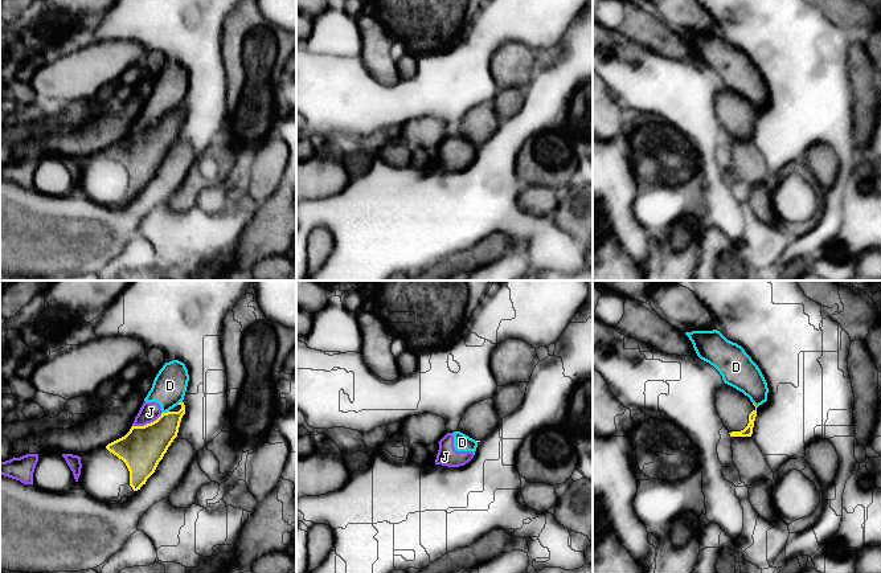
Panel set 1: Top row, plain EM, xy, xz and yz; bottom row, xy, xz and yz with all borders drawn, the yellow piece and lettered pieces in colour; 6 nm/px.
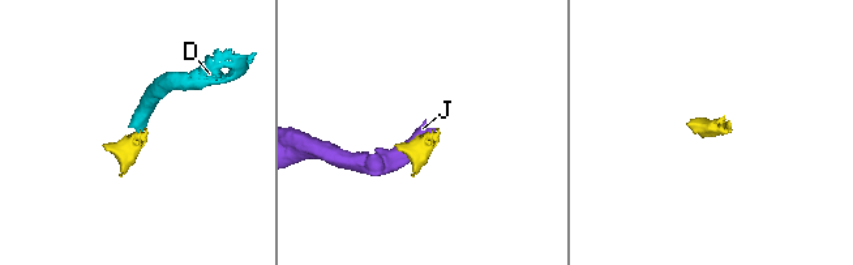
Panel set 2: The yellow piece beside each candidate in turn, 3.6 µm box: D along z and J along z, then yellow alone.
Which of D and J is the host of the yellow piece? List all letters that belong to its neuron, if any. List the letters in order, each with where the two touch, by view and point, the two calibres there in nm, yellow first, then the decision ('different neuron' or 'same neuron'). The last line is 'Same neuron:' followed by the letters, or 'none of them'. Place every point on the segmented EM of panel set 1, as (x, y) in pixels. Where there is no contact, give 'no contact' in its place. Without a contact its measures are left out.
D: meets yellow in xy at (167, 412); 260 nm thick on the yellow side, 200 nm on the other; different neuron
J: meets yellow in xy at (147, 424); 260 nm thick on the yellow side, 120 nm on the other; different neuron
Same neuron: none of them

